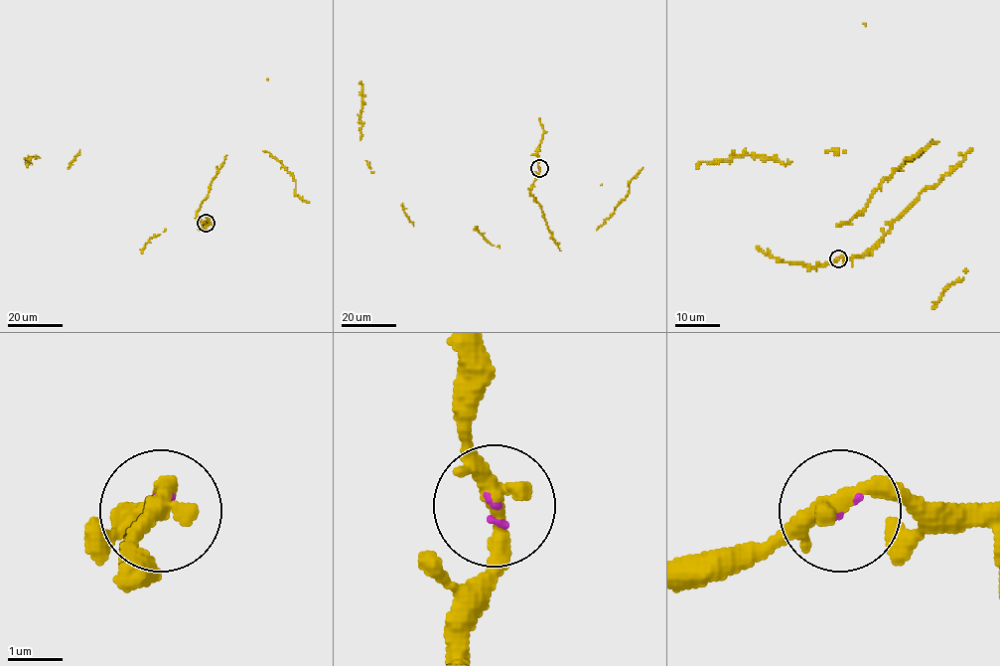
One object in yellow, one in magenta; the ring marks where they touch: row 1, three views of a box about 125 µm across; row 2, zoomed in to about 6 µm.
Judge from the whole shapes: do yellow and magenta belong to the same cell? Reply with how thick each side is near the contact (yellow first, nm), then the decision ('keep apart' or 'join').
280/80 nm | join

